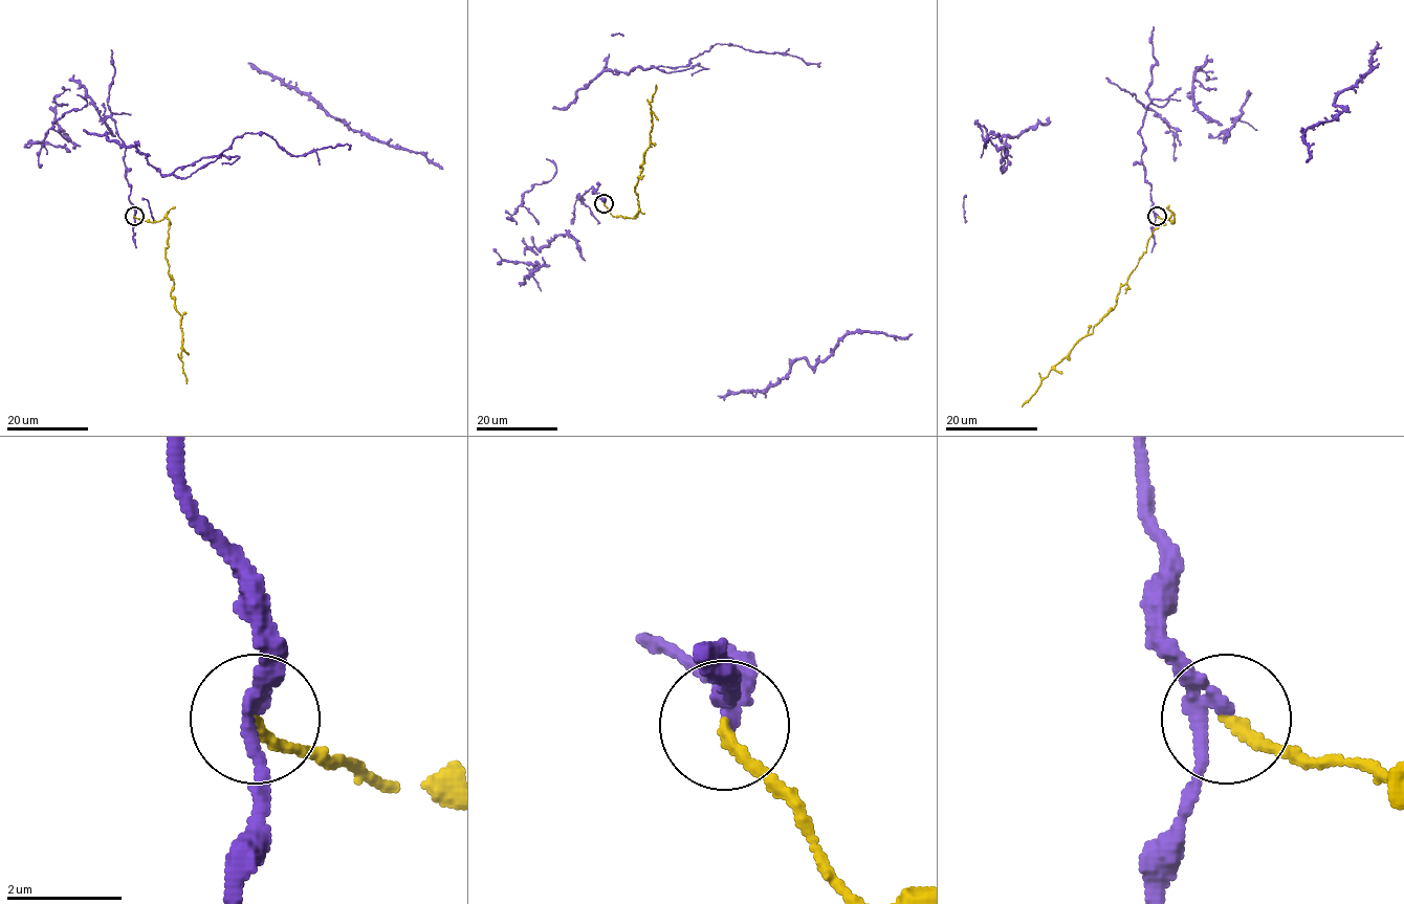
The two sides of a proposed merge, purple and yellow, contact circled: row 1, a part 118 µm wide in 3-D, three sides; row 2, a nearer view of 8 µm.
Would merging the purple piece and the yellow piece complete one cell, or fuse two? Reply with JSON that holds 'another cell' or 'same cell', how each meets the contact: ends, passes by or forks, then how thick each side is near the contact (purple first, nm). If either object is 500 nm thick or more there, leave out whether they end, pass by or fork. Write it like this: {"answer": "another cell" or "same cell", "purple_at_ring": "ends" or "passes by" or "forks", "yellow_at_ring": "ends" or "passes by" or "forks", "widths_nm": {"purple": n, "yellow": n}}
{"answer": "another cell", "purple_at_ring": "passes by", "yellow_at_ring": "ends", "widths_nm": {"purple": 240, "yellow": 190}}

